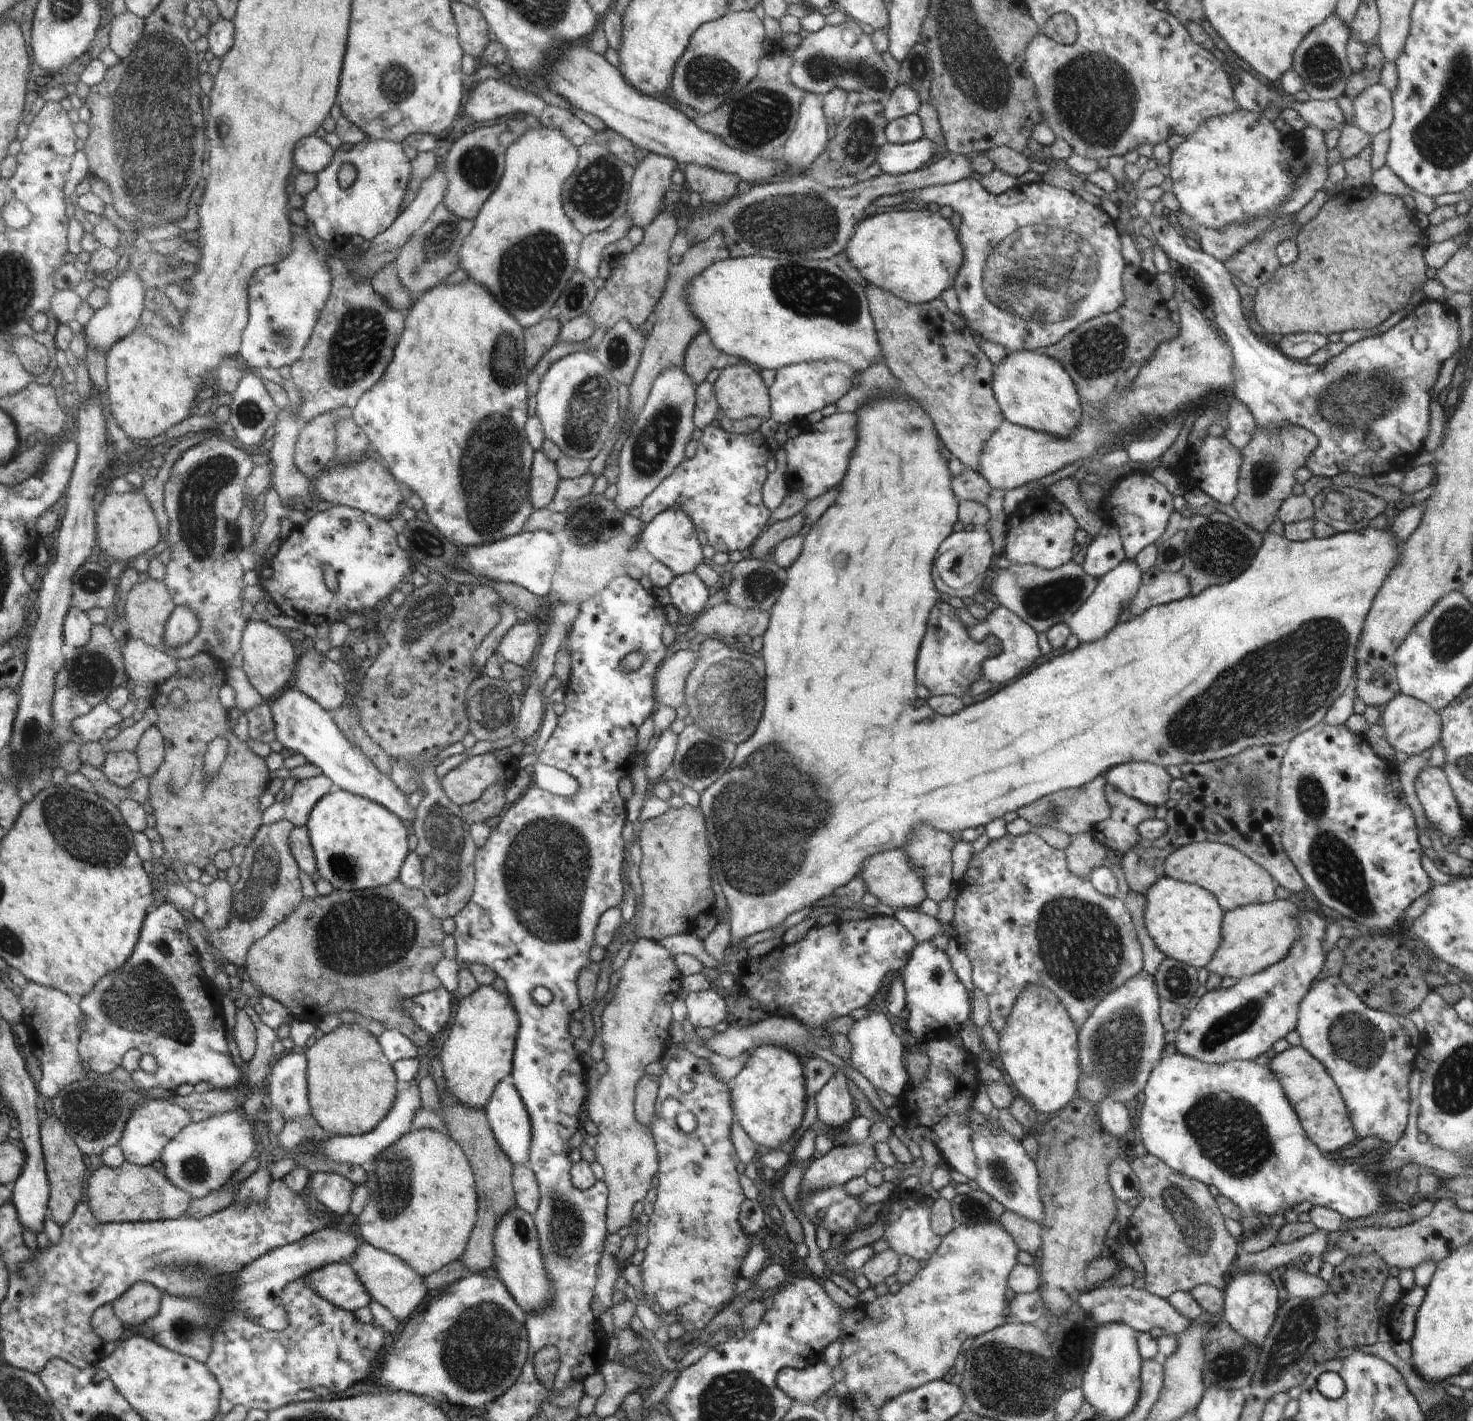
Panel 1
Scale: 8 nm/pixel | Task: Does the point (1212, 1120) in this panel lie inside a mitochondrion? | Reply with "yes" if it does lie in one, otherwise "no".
yes

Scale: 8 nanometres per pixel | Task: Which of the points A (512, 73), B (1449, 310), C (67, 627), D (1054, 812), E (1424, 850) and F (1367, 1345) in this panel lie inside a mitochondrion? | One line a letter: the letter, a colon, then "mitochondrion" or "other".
A: other
B: other
C: other
D: mitochondrion
E: other
F: other

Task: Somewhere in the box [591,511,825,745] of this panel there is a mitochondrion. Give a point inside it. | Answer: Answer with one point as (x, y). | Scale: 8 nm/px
(726, 689)

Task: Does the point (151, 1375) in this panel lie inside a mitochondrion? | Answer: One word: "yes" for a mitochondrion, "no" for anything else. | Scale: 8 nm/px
no

